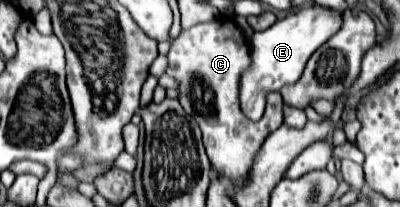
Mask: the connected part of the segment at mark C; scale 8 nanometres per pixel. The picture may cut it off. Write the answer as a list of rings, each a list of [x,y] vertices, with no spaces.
[[[220,17],[210,23],[198,23],[190,27],[188,31],[180,33],[172,41],[172,49],[168,53],[168,69],[166,73],[174,79],[180,81],[180,103],[186,113],[192,113],[192,117],[198,121],[202,135],[204,135],[204,147],[206,155],[212,163],[212,167],[218,171],[220,177],[228,179],[234,187],[242,185],[246,177],[250,177],[250,165],[254,163],[254,157],[258,155],[258,149],[262,147],[262,141],[276,131],[282,125],[282,97],[276,91],[270,91],[266,95],[266,111],[260,121],[250,121],[242,111],[240,111],[240,79],[244,69],[250,67],[250,45],[246,43],[246,37],[242,31],[236,27],[232,19]]]

